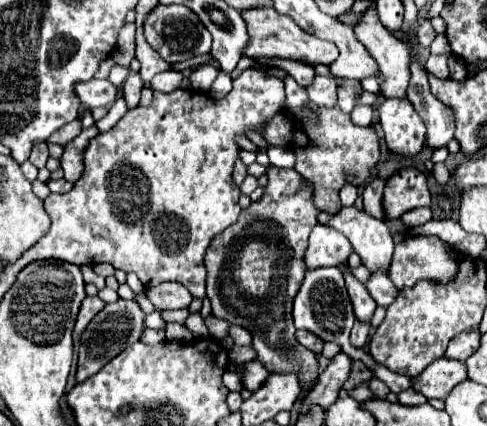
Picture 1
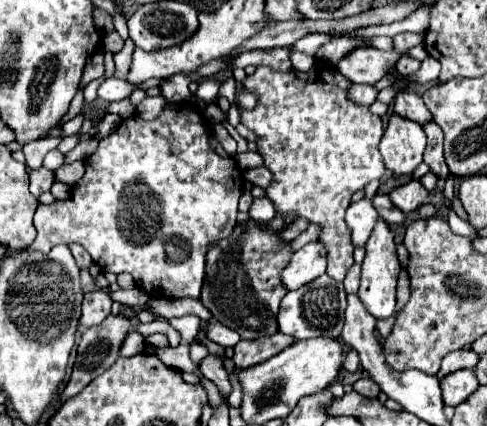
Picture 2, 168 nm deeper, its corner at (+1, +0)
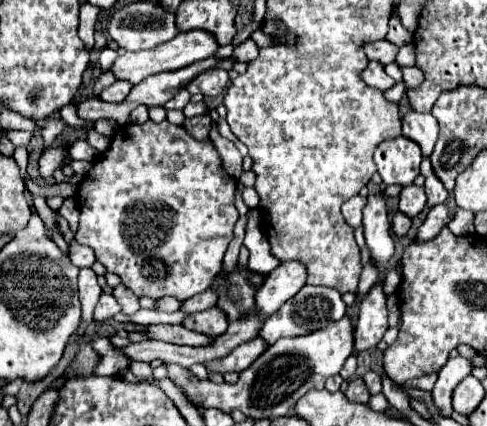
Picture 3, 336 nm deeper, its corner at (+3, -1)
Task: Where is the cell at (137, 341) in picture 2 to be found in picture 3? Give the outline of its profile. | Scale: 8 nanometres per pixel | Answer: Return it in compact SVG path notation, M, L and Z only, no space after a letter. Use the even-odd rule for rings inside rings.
M97 337L91 339L93 351L101 355L101 361L97 363L95 375L115 375L115 377L123 377L129 371L129 359L125 355L121 355L105 337Z

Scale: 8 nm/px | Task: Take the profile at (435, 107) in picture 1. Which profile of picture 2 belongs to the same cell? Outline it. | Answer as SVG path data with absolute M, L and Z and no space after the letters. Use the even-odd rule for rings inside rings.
M435 120L423 124L423 128L427 134L427 148L425 148L423 160L431 166L431 172L435 172L441 178L447 178L449 168L447 168L445 156L443 156L443 130Z

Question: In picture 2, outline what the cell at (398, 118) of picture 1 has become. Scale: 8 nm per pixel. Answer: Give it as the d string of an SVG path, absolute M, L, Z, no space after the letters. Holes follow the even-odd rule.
M393 112L389 116L379 150L385 168L389 168L391 172L395 174L413 172L423 162L423 150L425 150L423 126Z

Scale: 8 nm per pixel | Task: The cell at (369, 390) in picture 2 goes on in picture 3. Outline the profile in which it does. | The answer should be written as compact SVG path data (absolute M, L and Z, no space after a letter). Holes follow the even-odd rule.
M351 379L349 387L345 391L345 397L349 401L355 401L355 403L367 403L369 401L369 391L367 391L363 379Z

